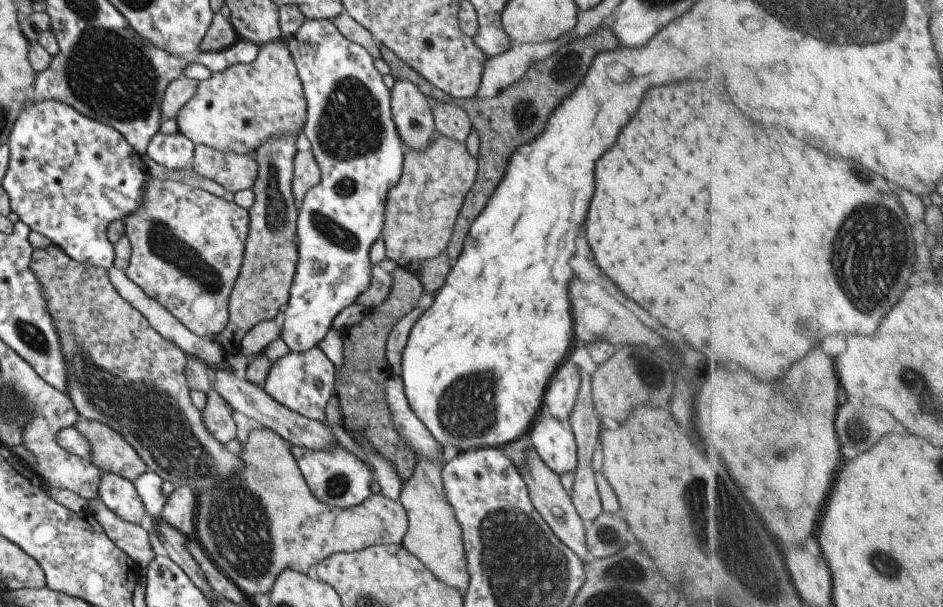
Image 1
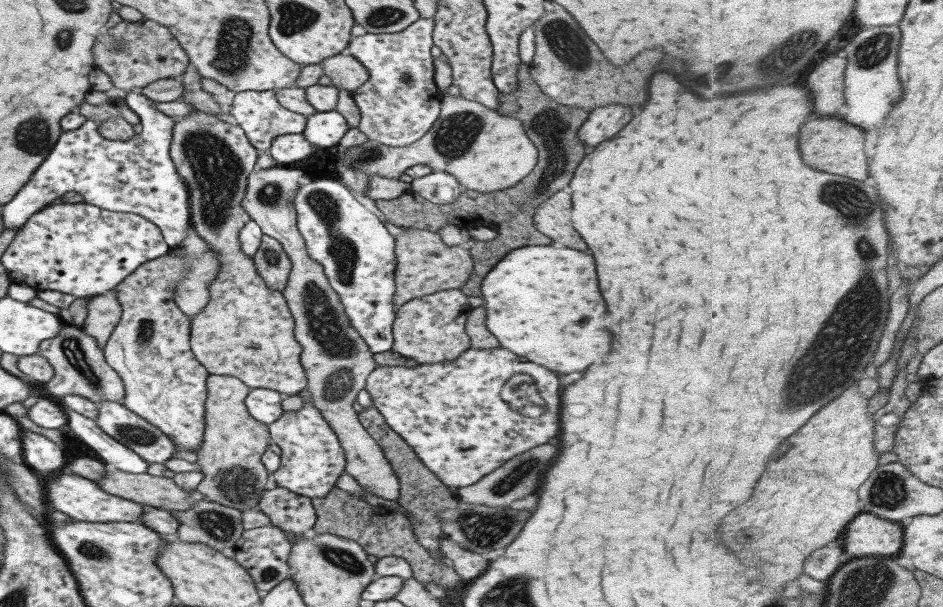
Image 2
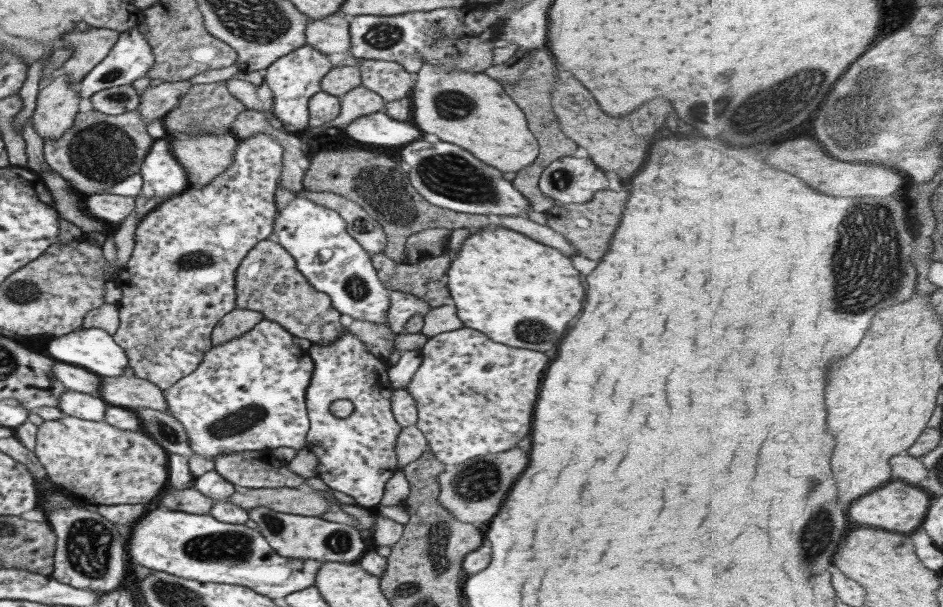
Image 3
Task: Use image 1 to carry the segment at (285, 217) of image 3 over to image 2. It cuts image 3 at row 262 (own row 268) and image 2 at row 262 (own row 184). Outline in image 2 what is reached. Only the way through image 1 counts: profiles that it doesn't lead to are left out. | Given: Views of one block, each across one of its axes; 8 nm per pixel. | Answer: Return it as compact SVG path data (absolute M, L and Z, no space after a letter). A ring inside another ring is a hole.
M310 176L297 190L293 207L296 209L297 229L304 237L308 256L312 256L324 269L331 287L340 295L352 326L364 338L370 352L384 353L393 347L393 322L398 306L393 303L395 285L395 238L382 220L367 210L340 179Z

